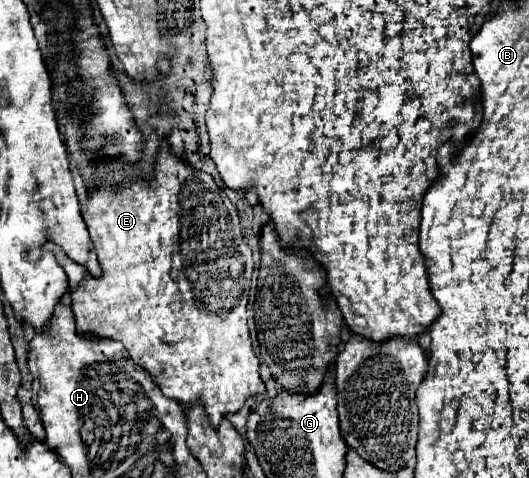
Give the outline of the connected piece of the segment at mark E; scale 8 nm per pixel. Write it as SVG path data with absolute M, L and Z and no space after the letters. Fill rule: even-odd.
M162 141L158 163L156 163L156 175L150 181L136 181L136 183L130 183L130 185L126 185L122 189L110 187L110 185L98 187L98 191L94 195L88 195L88 199L82 203L82 213L84 213L84 221L86 221L88 231L90 231L90 239L92 239L92 243L96 247L98 261L102 265L102 277L100 279L90 277L90 273L82 265L74 263L58 245L46 243L46 247L54 253L56 261L62 265L62 269L68 275L72 311L74 311L78 333L92 335L96 339L118 339L128 349L130 359L134 363L138 363L140 367L144 367L152 375L152 379L156 379L154 383L158 383L158 387L162 389L162 393L166 397L176 399L176 401L186 403L186 405L202 403L204 409L206 409L206 417L208 417L208 421L210 421L210 425L214 429L220 427L220 421L226 415L238 413L248 397L258 395L258 393L266 393L266 387L264 387L264 383L260 379L260 373L258 373L260 361L252 351L252 341L250 341L250 333L248 333L248 325L246 325L246 305L248 305L248 295L250 295L250 279L252 279L252 271L254 271L252 251L244 243L244 235L242 235L242 229L240 229L240 219L238 219L238 213L236 213L232 201L212 181L210 175L200 173L194 167L190 167L188 163L180 161L176 155L170 153L170 147L164 145L164 141Z

